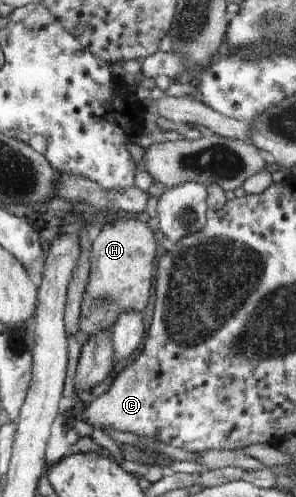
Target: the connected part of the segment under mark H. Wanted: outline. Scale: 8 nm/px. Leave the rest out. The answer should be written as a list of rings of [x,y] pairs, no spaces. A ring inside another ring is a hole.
[[[129,216],[103,223],[100,234],[92,242],[90,273],[81,303],[80,330],[90,336],[110,332],[122,312],[129,309],[143,312],[151,296],[157,250],[155,235],[142,220]]]

